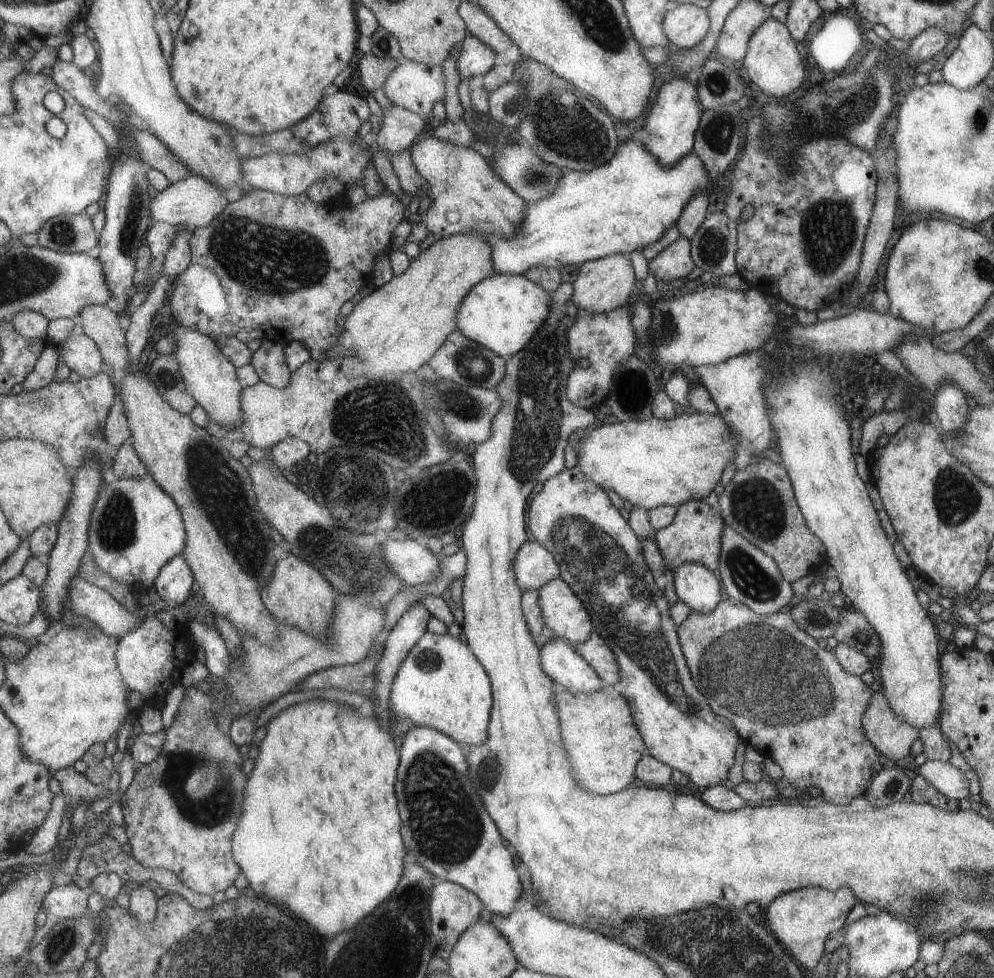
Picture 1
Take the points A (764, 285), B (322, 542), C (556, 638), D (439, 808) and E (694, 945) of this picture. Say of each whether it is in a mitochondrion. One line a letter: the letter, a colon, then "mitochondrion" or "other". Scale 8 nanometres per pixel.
A: other
B: mitochondrion
C: other
D: mitochondrion
E: mitochondrion

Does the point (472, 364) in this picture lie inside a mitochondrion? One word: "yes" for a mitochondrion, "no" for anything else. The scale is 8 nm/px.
yes

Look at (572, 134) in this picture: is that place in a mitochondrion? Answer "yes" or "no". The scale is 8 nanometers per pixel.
yes

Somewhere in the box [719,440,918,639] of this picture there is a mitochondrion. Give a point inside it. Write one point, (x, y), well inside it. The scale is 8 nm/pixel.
(756, 505)

